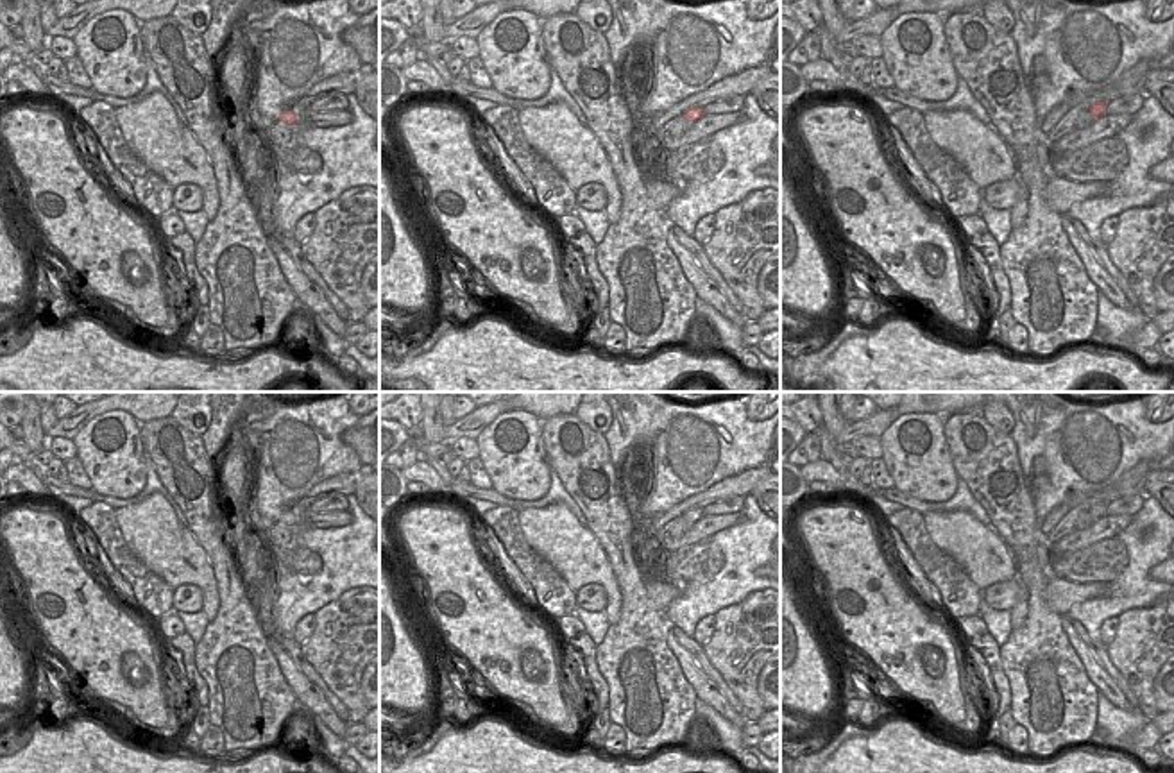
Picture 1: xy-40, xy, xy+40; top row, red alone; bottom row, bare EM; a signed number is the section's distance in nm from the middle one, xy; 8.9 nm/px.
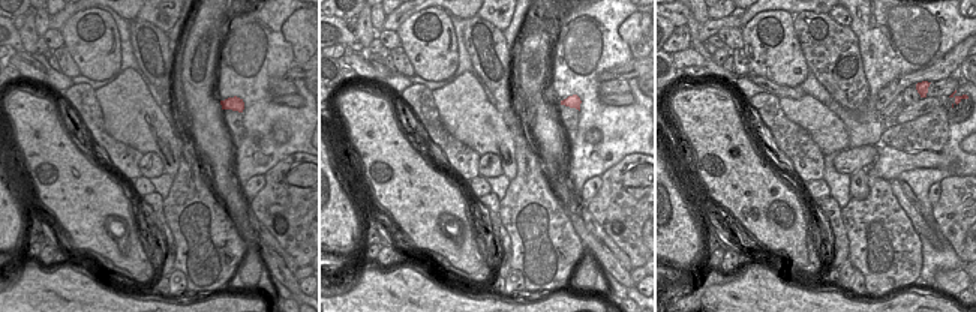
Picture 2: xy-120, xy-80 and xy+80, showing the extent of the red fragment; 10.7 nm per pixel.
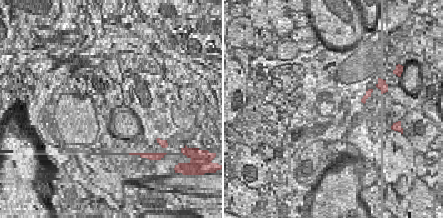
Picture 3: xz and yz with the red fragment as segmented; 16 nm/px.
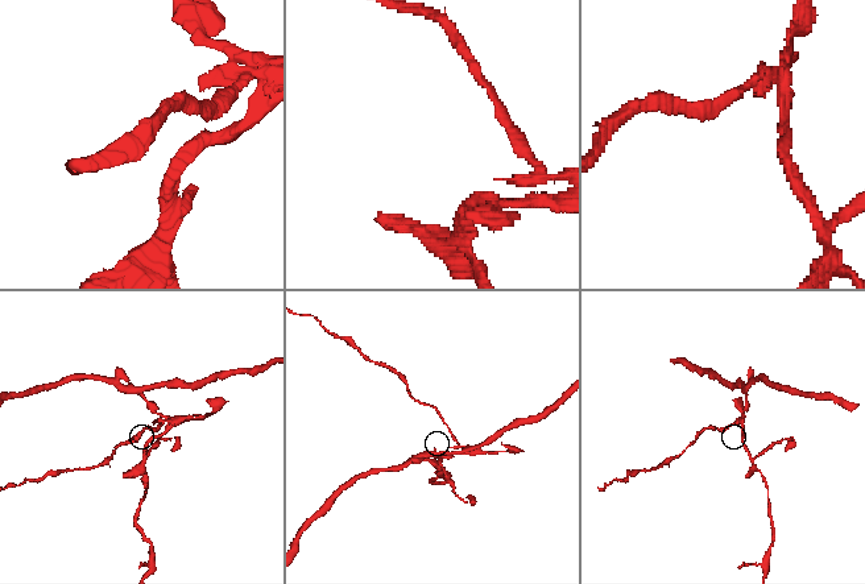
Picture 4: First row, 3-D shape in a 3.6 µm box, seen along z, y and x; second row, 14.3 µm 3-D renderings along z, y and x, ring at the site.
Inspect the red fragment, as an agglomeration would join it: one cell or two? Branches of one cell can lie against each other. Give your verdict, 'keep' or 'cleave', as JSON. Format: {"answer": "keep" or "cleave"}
{"answer": "cleave"}

